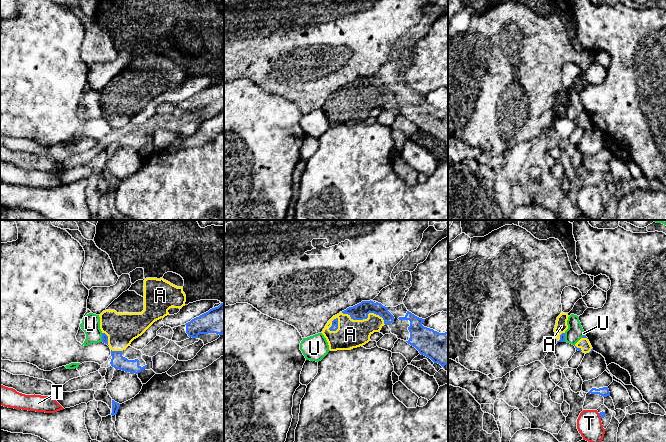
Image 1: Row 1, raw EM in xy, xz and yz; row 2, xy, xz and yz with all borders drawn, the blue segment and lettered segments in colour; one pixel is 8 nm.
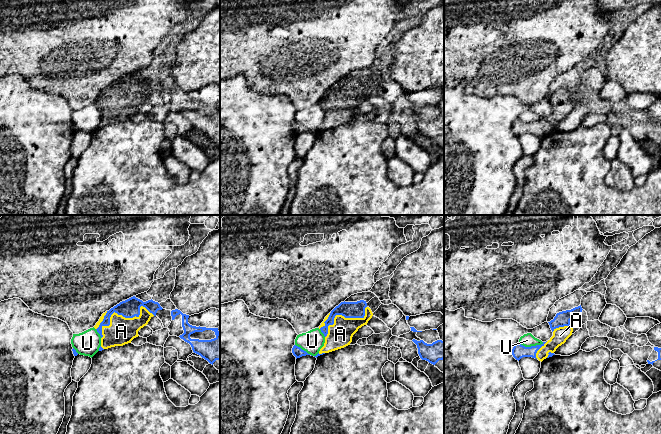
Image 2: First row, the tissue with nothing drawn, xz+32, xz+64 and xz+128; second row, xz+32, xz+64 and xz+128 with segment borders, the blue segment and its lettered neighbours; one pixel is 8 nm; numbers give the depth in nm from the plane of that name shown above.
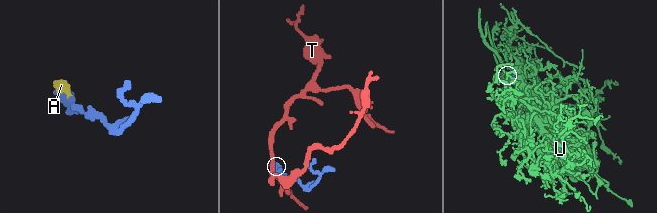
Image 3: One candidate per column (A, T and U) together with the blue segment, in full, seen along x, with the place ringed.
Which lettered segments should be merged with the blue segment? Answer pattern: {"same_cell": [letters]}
{"same_cell": ["A"]}

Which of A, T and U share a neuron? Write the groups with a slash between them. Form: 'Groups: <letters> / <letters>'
Groups: A / T / U

